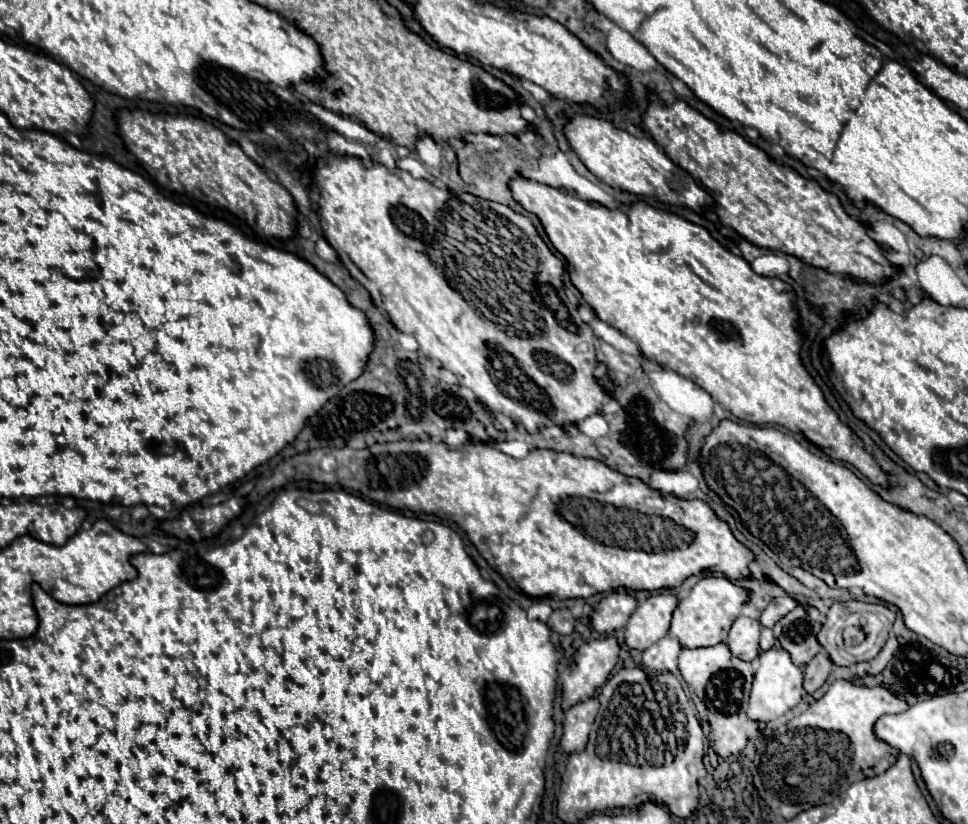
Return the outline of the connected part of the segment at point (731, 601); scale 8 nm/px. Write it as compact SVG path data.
M706 576L702 578L686 596L680 598L678 608L672 616L670 634L680 640L684 648L700 648L700 646L716 646L720 642L726 642L726 636L730 632L730 624L740 616L742 606L750 600L750 590L736 586L728 578L720 576Z

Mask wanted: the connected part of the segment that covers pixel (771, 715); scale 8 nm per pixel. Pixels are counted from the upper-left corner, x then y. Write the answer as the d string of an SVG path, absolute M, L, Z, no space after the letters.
M770 648L766 652L760 652L758 670L756 670L752 692L750 692L748 716L758 722L770 722L770 720L786 714L802 700L802 696L804 696L802 682L804 682L802 668L790 660L790 654L784 648Z

